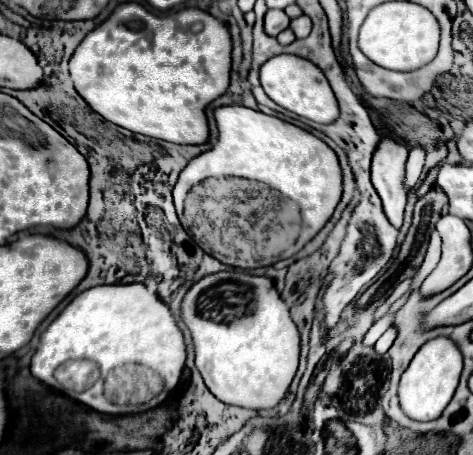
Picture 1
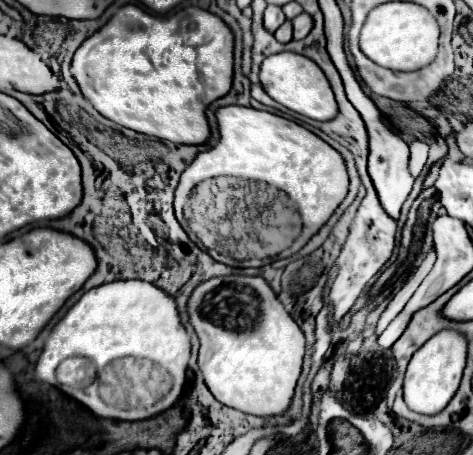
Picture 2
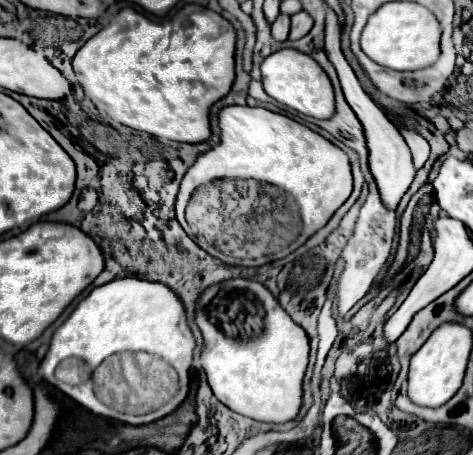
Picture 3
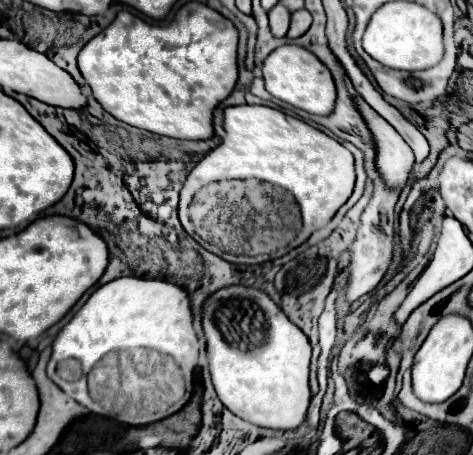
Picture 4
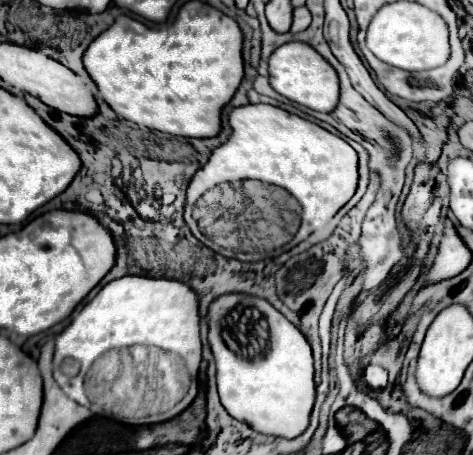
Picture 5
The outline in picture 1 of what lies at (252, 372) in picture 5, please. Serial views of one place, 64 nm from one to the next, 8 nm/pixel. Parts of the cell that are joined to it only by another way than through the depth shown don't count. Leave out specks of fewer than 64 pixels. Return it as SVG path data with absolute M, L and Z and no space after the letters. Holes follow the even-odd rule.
M224 270L200 278L192 284L182 300L182 320L192 334L196 368L202 374L208 390L218 400L252 410L274 408L282 400L298 370L300 334L296 324L292 324L288 306L268 276L250 276L236 274L236 270Z

